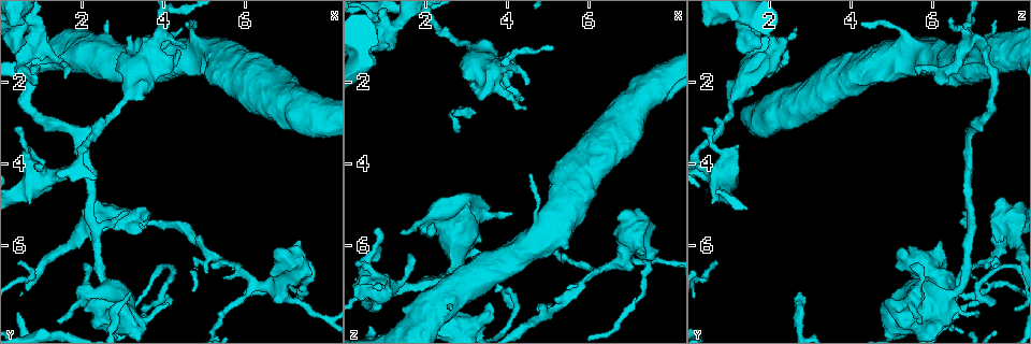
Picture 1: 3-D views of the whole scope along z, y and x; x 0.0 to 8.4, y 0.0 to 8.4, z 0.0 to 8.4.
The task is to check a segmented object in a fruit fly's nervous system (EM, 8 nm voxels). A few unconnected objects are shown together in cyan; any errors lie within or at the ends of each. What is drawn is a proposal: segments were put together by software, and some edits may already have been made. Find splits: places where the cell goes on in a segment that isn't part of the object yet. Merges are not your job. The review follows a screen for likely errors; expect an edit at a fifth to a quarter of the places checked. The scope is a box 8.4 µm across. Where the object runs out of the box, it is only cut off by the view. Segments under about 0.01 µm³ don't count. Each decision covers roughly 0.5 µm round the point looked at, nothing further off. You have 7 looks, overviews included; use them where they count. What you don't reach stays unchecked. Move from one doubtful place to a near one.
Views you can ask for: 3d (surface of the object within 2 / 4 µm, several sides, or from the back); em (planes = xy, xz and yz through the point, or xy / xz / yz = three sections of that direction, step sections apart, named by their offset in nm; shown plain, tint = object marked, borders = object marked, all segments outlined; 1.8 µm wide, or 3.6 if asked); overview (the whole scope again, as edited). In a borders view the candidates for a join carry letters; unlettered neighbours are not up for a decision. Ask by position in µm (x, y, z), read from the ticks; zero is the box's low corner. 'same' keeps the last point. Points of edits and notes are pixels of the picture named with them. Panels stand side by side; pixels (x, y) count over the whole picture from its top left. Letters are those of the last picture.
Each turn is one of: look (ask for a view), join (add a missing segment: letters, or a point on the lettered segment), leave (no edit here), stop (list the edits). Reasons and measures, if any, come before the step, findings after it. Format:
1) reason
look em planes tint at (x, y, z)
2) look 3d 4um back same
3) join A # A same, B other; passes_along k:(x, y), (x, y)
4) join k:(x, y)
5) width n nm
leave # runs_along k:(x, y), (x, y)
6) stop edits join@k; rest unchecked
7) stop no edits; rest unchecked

thin end
look em planes tint at (3.20, 7.15, 2.75)

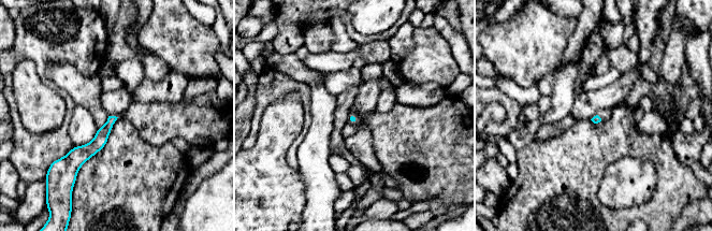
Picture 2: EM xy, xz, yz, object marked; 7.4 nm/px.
look em planes borders same

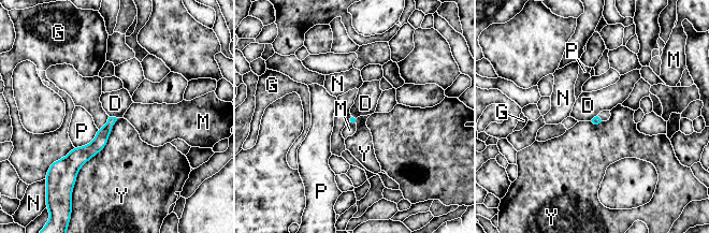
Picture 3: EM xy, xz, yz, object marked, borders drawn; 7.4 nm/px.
join M # D other, G other, M same, N other, P other, Y other; the cell continues

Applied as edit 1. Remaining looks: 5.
redraw
look overview

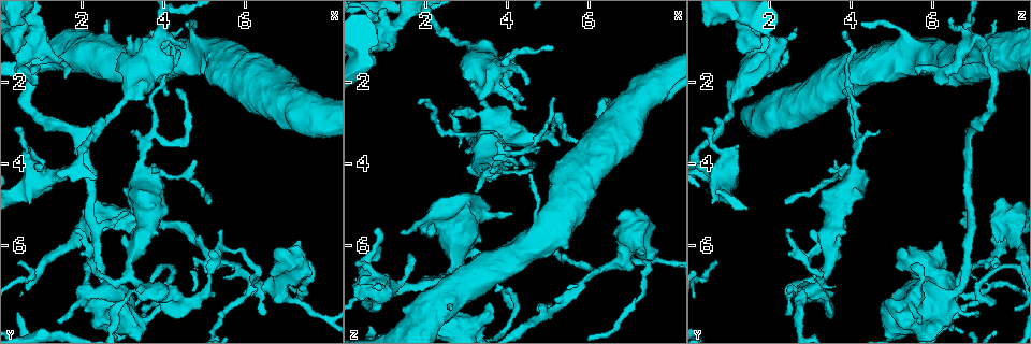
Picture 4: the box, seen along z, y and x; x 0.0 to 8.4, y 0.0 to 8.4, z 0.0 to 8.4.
branch stops here
look em planes borders at (3.25, 0.90, 1.95)

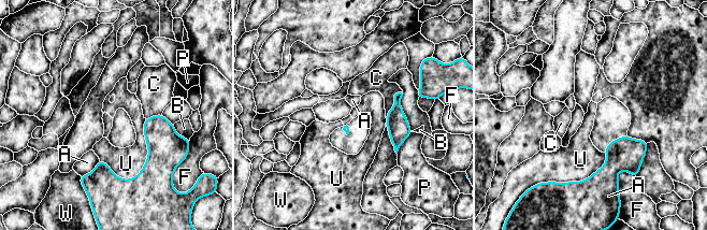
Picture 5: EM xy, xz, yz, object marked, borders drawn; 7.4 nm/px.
leave # A other, B other, C other, F other, P other, U other, W other; runs_along 5:(171, 126), (136, 178), (88, 177); no lettered segment goes on from it

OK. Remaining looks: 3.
branch stops here
look 3d 2um at (5.40, 5.55, 3.00)

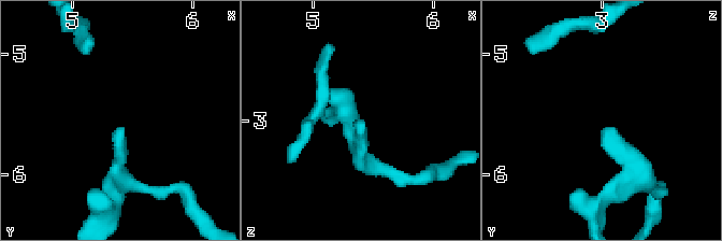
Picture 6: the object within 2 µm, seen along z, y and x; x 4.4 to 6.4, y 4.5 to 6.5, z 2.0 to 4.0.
look em 3.6um yz step 8 tint at (5.42, 5.58, 3.04)

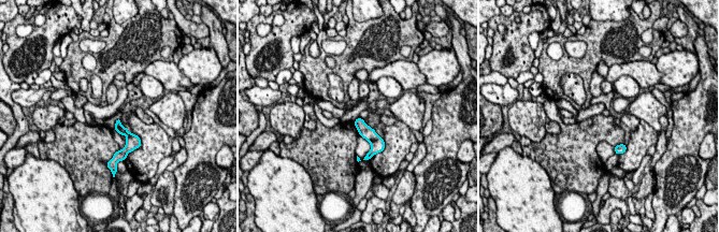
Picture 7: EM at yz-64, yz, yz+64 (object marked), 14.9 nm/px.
look em 3.6um planes borders same

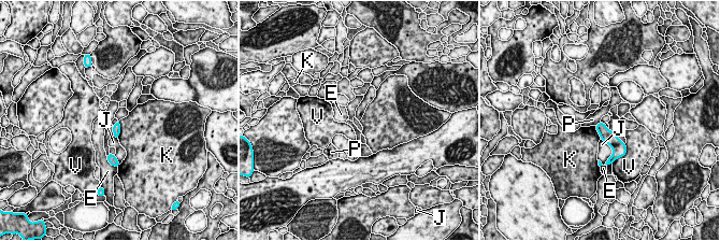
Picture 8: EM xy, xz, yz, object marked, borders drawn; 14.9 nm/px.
leave # E other, J other, K other, P other, V other; border 8:(600, 121), (595, 125); none of them fits

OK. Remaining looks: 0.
stop edits join@3; rest unchecked

